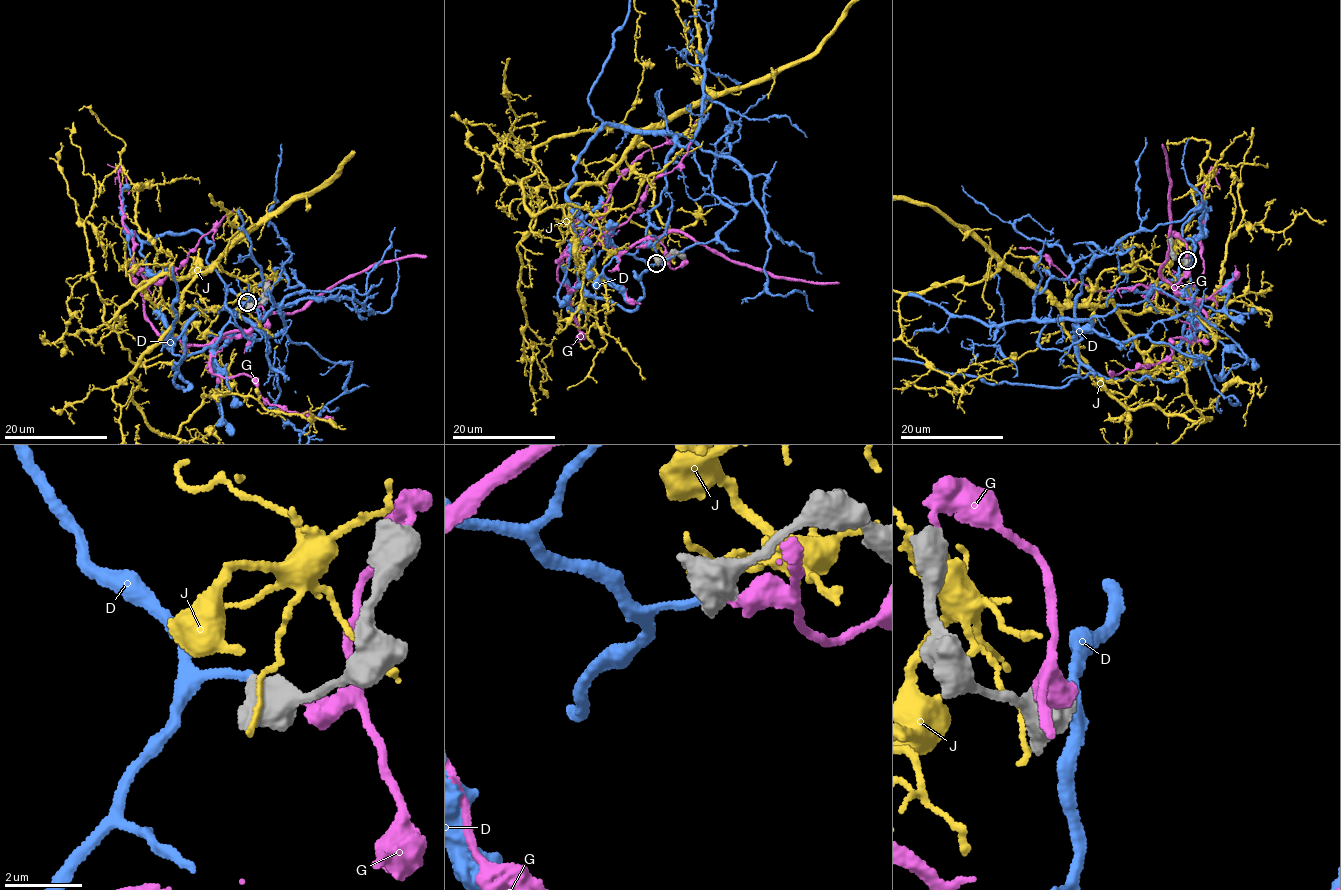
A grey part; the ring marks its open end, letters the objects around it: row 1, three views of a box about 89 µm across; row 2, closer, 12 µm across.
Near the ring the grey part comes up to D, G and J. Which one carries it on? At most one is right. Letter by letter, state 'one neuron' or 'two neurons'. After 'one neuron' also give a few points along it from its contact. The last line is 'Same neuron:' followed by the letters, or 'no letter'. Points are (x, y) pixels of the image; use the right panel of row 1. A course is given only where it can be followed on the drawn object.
D: one neuron
G: two neurons
J: two neurons
Same neuron: D

